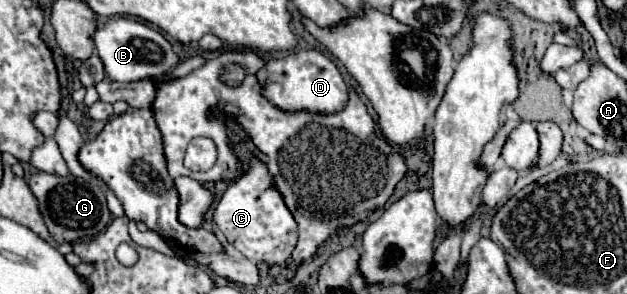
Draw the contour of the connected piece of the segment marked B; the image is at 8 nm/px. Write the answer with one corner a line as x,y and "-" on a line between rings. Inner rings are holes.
129,16
109,18
101,26
97,26
97,30
91,34
91,40
103,62
107,78
115,82
135,82
135,80
157,82
155,76
167,74
179,64
177,54
173,52
171,44
165,40
161,32

